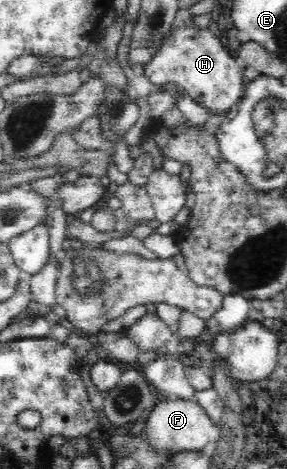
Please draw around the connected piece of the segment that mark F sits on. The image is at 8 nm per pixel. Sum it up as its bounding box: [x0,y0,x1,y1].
[143,398,222,452]

